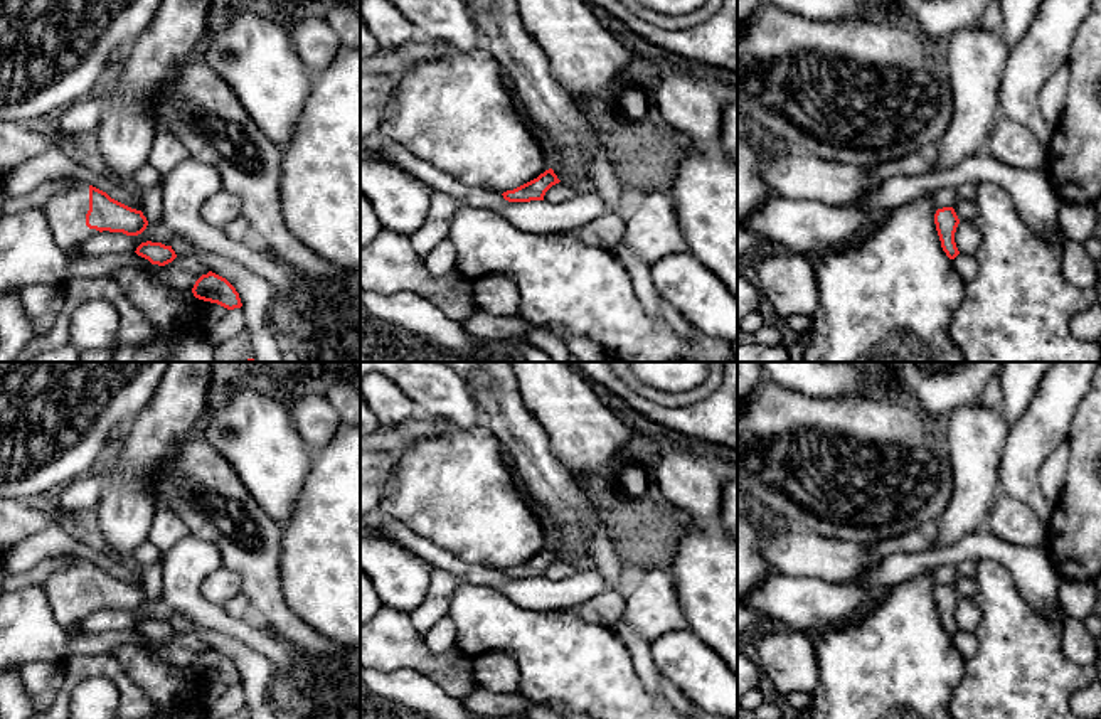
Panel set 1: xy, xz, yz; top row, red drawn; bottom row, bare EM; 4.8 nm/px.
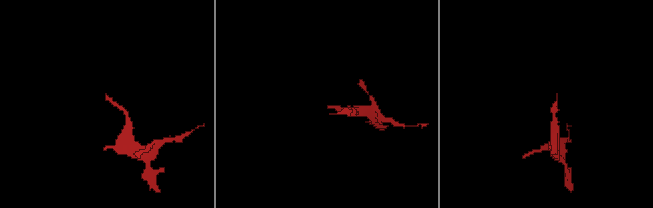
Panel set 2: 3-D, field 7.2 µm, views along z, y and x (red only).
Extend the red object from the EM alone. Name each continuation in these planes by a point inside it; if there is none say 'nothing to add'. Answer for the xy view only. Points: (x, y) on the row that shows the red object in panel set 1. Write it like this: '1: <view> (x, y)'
1: xy (66, 211)

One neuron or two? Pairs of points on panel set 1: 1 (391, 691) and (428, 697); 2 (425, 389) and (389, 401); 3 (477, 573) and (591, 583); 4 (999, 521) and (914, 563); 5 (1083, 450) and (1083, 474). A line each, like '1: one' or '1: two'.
1: one
2: two
3: one
4: two
5: one

